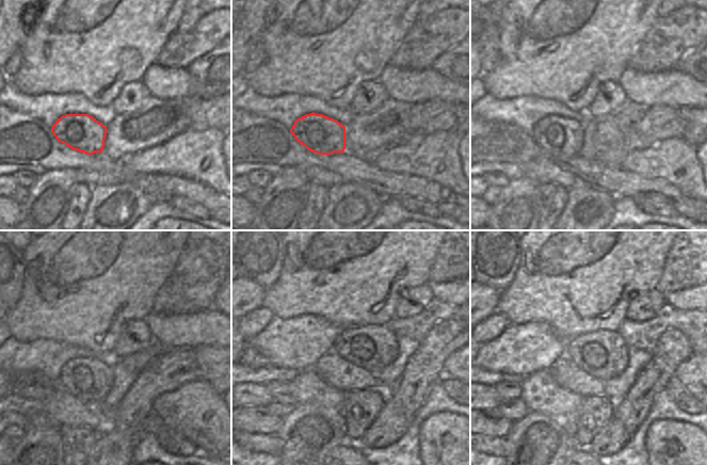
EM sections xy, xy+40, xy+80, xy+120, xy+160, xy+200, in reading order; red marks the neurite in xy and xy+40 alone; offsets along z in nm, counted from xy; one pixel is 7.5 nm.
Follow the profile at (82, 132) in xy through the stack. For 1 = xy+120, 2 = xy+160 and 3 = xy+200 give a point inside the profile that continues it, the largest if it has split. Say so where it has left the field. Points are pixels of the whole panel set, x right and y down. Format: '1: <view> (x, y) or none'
1: xy+120 (87, 379)
2: xy+160 (352, 346)
3: xy+200 (590, 352)

